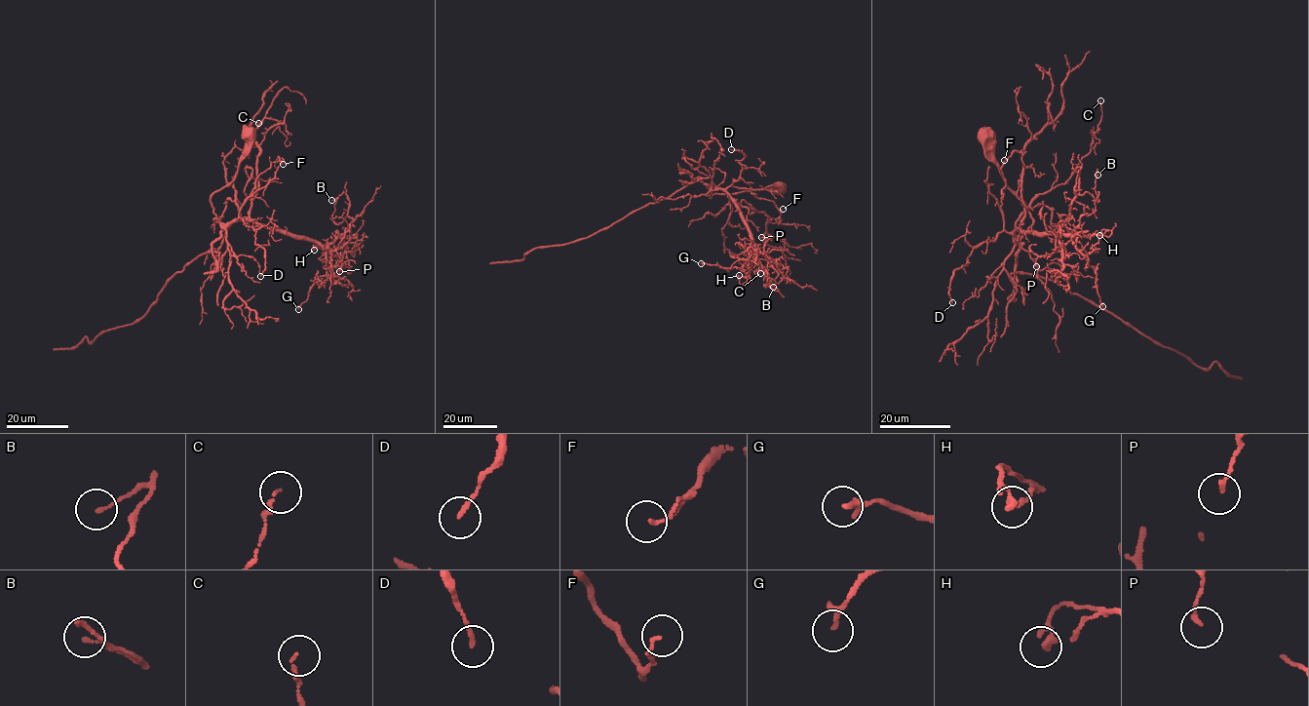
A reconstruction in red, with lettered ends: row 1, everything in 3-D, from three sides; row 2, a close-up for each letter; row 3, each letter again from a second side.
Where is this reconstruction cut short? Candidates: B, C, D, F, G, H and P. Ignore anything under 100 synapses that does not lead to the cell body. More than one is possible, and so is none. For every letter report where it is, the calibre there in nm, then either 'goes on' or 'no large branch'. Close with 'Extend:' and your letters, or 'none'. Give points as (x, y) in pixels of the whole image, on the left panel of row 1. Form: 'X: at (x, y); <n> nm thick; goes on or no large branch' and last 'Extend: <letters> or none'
B: at (331, 200); 120 nm thick; no large branch
C: at (258, 123); 100 nm thick; no large branch
D: at (260, 276); 140 nm thick; no large branch
F: at (283, 164); 100 nm thick; no large branch
G: at (298, 309); 240 nm thick; no large branch
H: at (314, 250); 170 nm thick; no large branch
P: at (339, 271); 130 nm thick; no large branch
Extend: none

